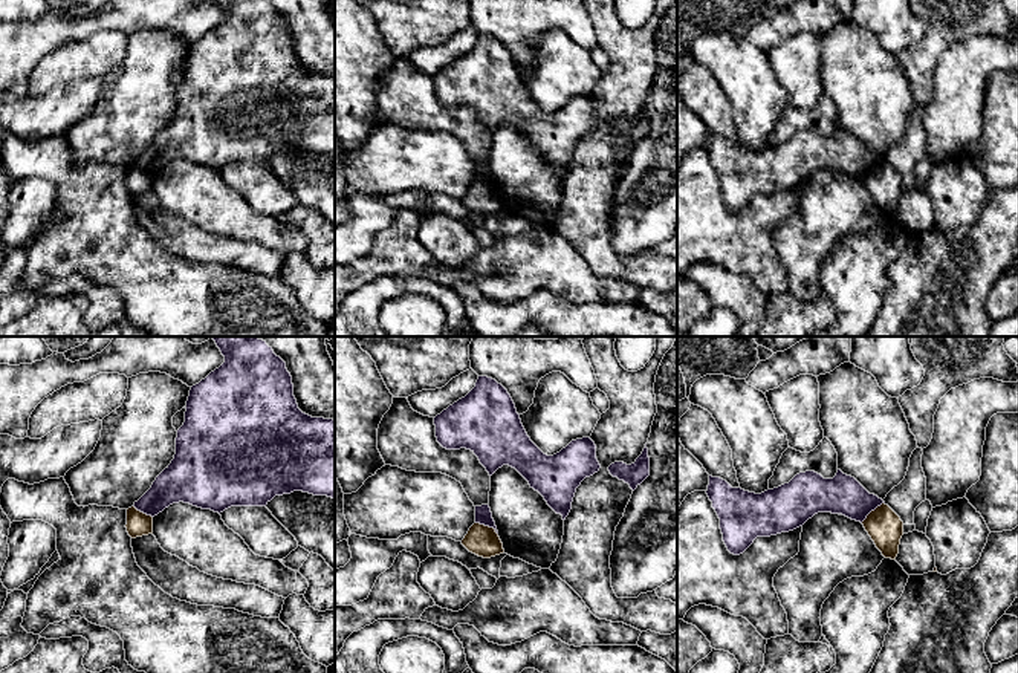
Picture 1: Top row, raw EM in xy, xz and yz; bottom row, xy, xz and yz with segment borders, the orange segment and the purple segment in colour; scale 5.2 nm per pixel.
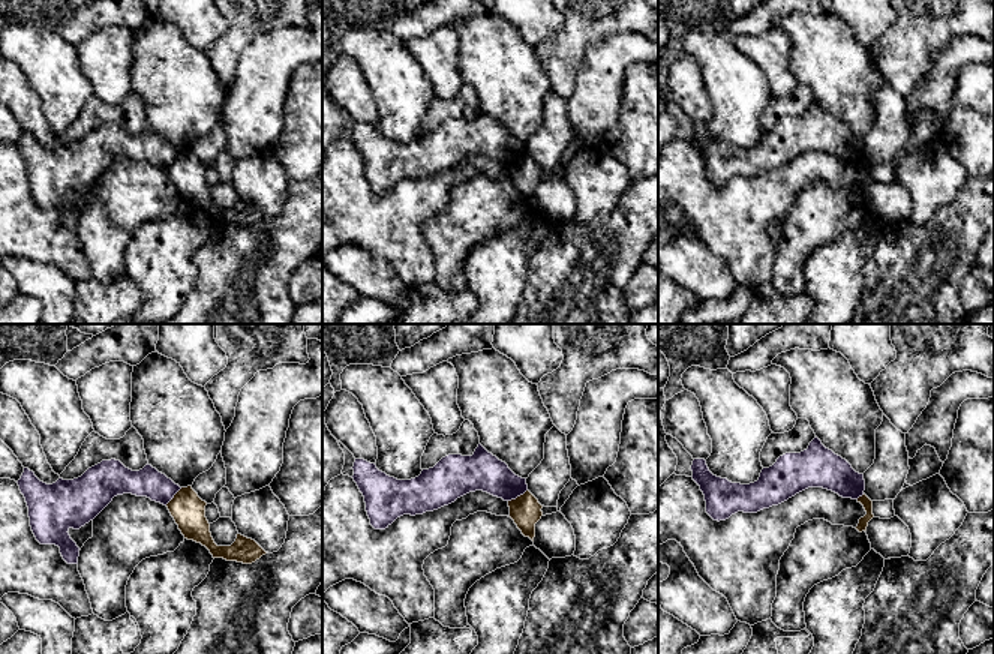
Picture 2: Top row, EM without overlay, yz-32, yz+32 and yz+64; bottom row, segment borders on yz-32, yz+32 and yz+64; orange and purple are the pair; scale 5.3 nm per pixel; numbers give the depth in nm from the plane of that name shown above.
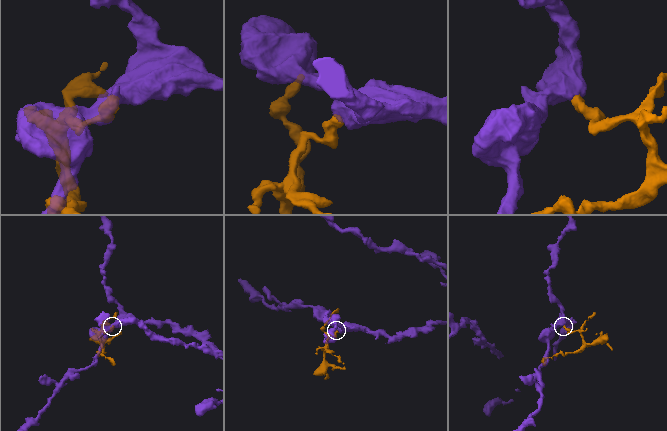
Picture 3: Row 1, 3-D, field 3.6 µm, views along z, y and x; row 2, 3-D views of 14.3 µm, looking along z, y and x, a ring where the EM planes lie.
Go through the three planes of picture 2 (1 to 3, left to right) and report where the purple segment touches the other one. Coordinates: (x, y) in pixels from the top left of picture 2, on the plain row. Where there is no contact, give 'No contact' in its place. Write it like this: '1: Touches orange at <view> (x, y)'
1: Touches orange at yz-32 (174, 161)
2: Touches orange at yz+32 (517, 161)
3: Touches orange at yz+64 (859, 161)

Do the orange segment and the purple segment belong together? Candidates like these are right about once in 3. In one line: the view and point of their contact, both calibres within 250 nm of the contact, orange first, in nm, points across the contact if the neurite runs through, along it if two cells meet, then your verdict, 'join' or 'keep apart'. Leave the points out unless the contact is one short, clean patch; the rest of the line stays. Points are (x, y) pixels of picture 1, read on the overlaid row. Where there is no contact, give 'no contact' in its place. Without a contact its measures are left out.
yz (872, 511) | 190/200 nm | along yz (884, 502), (861, 522) | keep apart

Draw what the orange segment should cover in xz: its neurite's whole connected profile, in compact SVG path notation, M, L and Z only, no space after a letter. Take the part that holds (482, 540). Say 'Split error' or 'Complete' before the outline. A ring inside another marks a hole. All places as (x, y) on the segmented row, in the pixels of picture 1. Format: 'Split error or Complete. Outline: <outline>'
Complete. Outline: M474 523L462 545L472 554L491 558L504 552L503 543L494 528Z

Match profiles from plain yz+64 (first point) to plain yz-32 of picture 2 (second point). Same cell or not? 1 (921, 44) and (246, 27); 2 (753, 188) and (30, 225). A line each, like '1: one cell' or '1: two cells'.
1: one cell
2: one cell

